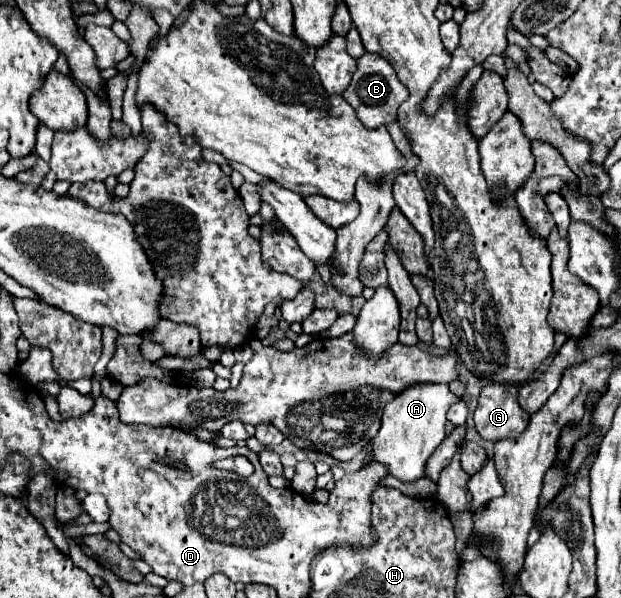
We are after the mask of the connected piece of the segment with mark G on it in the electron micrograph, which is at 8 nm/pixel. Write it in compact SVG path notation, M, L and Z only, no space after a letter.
M501 383L483 385L473 419L479 435L489 441L519 437L529 423L517 401L517 387Z

